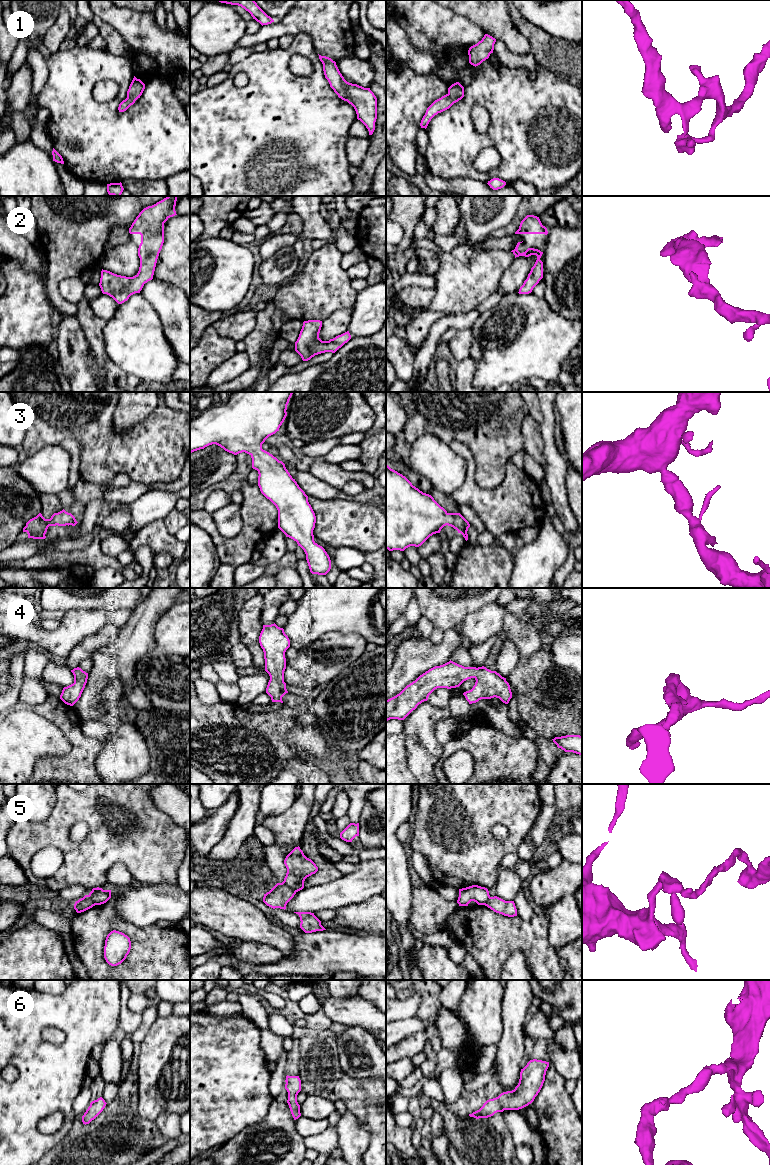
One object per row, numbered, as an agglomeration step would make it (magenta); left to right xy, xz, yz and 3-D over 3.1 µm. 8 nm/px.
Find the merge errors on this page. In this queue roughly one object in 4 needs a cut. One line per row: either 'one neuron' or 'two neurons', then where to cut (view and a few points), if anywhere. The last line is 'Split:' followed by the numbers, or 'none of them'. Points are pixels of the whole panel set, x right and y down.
1: one neuron | no cut
2: one neuron | no cut
3: one neuron | no cut
4: one neuron | no cut
5: two neurons | xz (282, 882), (295, 892)
6: one neuron | no cut
Split: 5

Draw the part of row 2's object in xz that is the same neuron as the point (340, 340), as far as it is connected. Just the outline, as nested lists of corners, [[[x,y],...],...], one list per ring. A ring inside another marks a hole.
[[[308,320],[303,322],[299,337],[295,342],[295,351],[303,361],[308,361],[315,355],[332,352],[335,353],[351,339],[349,331],[336,336],[329,341],[322,341],[319,333],[322,327],[320,320]]]

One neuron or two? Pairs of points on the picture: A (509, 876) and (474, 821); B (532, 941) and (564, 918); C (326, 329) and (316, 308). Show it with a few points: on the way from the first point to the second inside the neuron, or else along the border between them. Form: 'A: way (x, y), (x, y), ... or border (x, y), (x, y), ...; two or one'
A: border (500, 867), (497, 873), (497, 881), (494, 885); two
B: border (544, 914), (547, 919), (547, 939), (556, 950); two
C: border (343, 309), (333, 311), (322, 321); two

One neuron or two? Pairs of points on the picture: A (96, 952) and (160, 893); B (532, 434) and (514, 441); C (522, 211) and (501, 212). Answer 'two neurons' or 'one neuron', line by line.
A: two neurons
B: two neurons
C: two neurons

